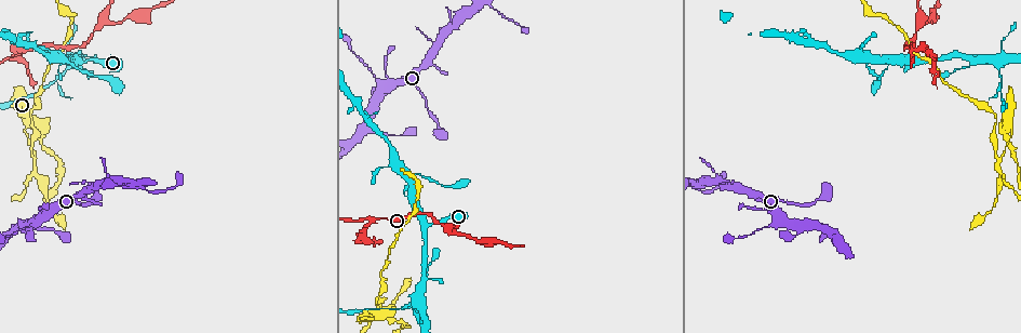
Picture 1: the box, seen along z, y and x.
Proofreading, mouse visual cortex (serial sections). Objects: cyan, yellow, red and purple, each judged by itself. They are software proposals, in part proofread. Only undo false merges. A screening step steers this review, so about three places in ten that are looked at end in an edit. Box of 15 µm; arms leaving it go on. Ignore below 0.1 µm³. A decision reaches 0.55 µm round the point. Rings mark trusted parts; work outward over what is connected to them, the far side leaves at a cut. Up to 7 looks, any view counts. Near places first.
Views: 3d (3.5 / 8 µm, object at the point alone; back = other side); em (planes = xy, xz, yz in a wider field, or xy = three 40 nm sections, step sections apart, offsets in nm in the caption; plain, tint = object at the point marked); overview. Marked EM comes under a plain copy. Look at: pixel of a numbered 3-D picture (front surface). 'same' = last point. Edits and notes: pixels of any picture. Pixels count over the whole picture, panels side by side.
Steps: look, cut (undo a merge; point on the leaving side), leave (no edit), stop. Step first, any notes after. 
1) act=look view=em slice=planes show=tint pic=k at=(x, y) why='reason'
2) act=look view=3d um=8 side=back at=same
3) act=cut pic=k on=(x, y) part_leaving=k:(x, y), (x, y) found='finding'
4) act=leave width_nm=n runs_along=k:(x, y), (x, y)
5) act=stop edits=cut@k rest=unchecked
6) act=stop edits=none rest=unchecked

act=look view=3d um=3.5 pic=1 at=(40, 217) why='thin arm on a thick one'

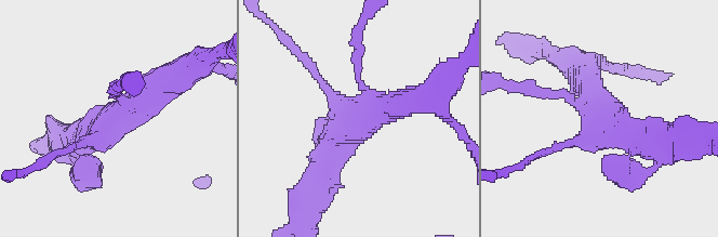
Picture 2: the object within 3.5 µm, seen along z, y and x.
act=look view=em slice=xy step=1 show=tint pic=2 at=(609, 118) why='need the tissue'

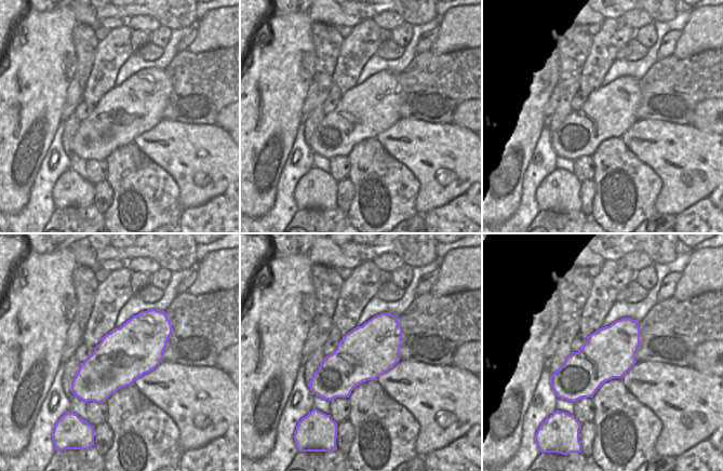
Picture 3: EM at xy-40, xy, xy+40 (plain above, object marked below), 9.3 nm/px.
act=leave width_nm=500 runs_along=2:(415, 99), (348, 131), (319, 179) found='one cell here'

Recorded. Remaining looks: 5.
act=look view=3d um=3.5 pic=1 at=(21, 52) why='sudden change in width'

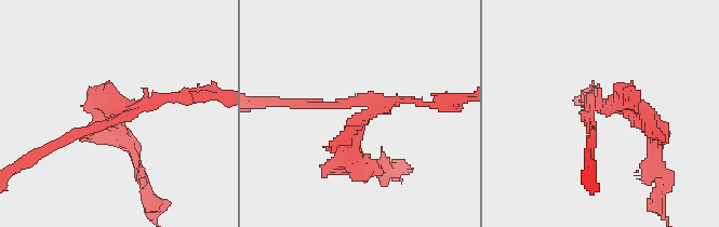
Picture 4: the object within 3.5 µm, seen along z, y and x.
act=look view=em slice=xy step=5 show=tint pic=4 at=(357, 134) why='need the tissue'

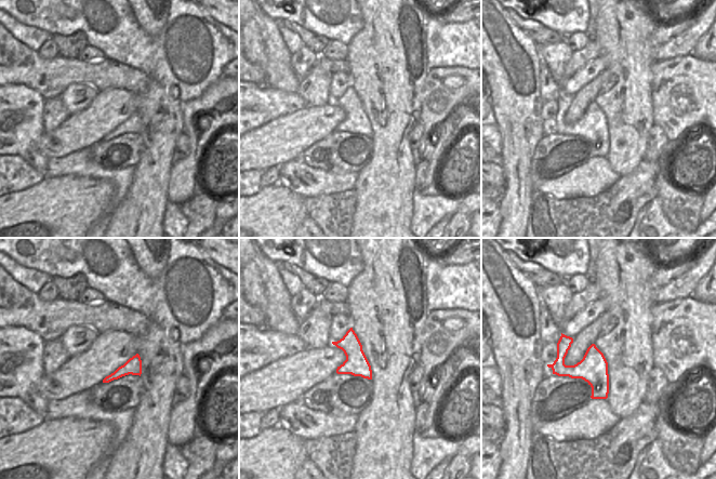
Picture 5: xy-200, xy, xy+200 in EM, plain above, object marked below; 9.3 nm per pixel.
act=cut pic=4 on=(616, 88) width_nm=220 part_leaving=4:(596, 105), (635, 105), (656, 148) found='two cells meet here'

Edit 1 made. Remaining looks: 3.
act=look view=overview

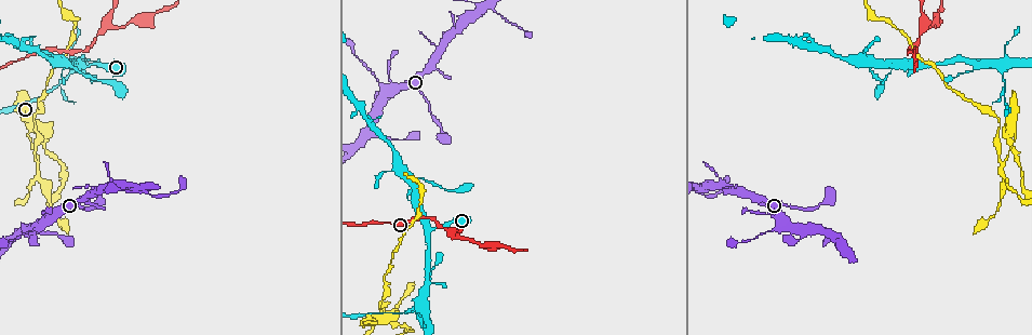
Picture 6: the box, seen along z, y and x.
act=look view=3d um=3.5 pic=6 at=(919, 67)

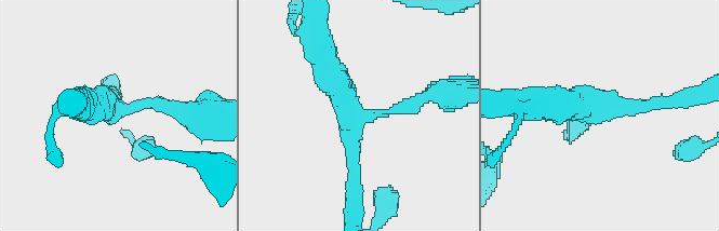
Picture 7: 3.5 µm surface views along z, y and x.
act=leave runs_along=7:(425, 96), (356, 116), (322, 55) found='one cell here'

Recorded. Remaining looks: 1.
act=stop edits=cut@4 rest=unchecked

